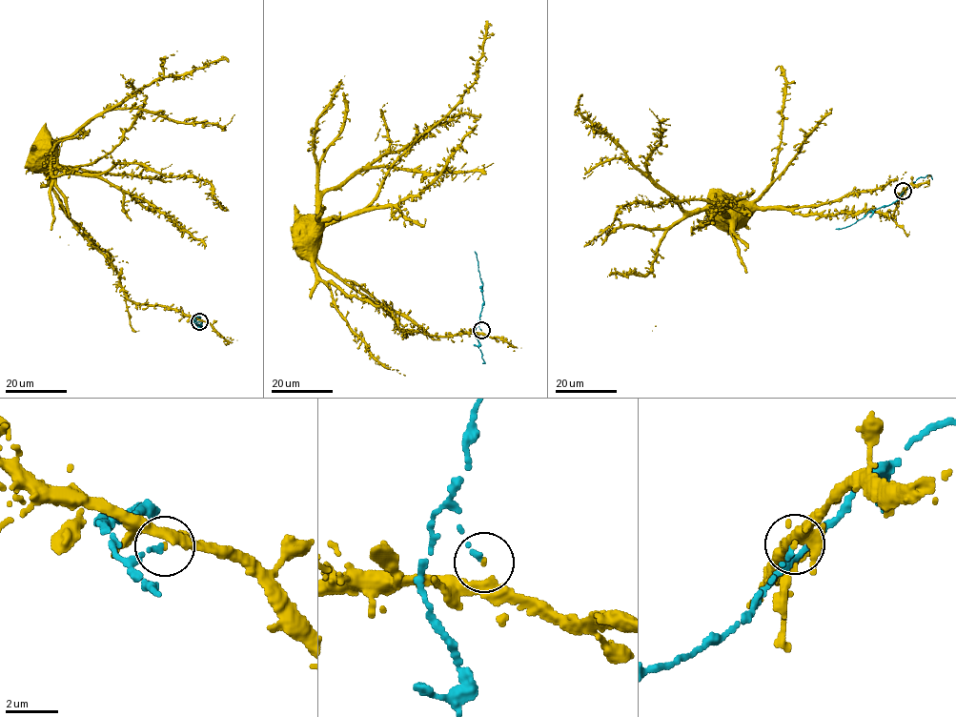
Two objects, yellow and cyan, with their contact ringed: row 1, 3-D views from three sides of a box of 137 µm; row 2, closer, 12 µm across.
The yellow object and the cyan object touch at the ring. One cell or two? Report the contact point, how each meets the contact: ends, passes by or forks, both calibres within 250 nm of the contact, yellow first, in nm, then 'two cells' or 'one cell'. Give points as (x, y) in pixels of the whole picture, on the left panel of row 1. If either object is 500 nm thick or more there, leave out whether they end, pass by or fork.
place (199, 321); yellow ends; cyan ends; calibres 190 and 200 nm; two cells

